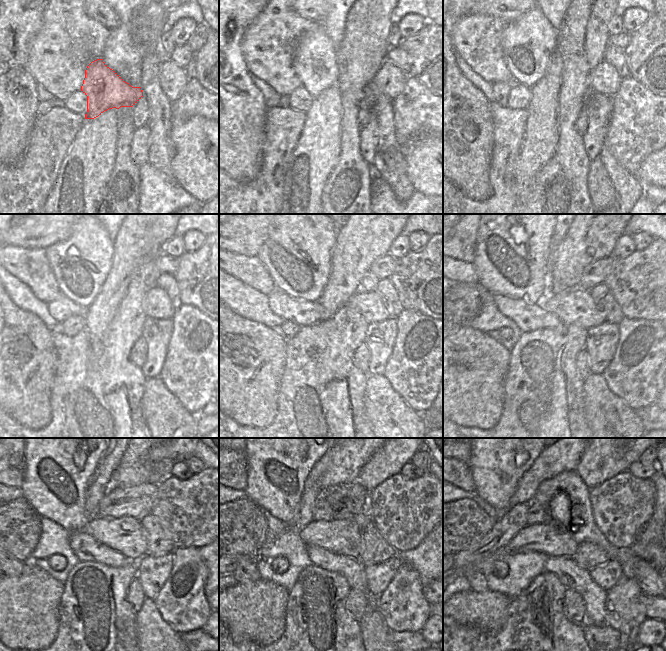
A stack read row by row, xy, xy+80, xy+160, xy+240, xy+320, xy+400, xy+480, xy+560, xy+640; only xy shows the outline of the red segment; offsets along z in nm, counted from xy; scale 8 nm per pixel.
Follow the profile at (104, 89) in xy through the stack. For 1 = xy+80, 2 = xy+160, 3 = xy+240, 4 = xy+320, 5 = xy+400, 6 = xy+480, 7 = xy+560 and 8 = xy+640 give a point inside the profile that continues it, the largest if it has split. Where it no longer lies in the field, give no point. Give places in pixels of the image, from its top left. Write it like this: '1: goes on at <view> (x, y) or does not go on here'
1: goes on at xy+80 (314, 62)
2: goes on at xy+160 (528, 42)
3: goes on at xy+240 (81, 263)
4: goes on at xy+320 (297, 252)
5: goes on at xy+400 (514, 236)
6: goes on at xy+480 (60, 458)
7: goes on at xy+560 (279, 458)
8: goes on at xy+640 (499, 458)

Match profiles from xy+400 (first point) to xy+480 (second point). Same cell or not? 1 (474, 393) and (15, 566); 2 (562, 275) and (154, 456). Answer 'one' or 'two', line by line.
1: two
2: two

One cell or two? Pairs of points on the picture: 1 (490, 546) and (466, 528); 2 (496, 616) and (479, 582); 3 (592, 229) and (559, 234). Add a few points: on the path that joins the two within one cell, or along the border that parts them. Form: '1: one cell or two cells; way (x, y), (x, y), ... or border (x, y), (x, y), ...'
1: two cells; border (495, 521), (493, 526), (475, 544), (460, 551)
2: two cells; border (487, 589), (481, 592), (471, 591)
3: two cells; border (571, 224), (555, 250), (555, 254)

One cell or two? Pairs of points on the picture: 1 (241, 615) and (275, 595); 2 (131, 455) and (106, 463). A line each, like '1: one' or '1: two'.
1: one
2: two

